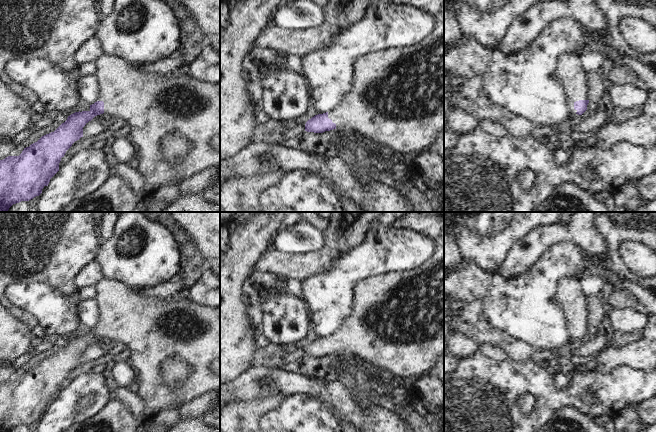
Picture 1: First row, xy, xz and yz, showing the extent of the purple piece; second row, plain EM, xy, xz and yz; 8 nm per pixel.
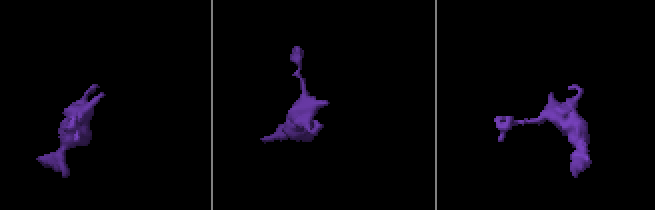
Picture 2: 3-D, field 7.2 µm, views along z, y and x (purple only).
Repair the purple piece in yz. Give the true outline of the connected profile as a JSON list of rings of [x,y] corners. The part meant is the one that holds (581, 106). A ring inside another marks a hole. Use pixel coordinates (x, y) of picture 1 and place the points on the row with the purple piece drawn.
[[[561,54],[557,60],[554,78],[567,93],[570,113],[582,115],[589,103],[589,80],[581,65],[581,55]]]

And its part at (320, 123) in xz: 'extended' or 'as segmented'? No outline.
extended

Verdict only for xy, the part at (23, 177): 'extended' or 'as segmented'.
extended

